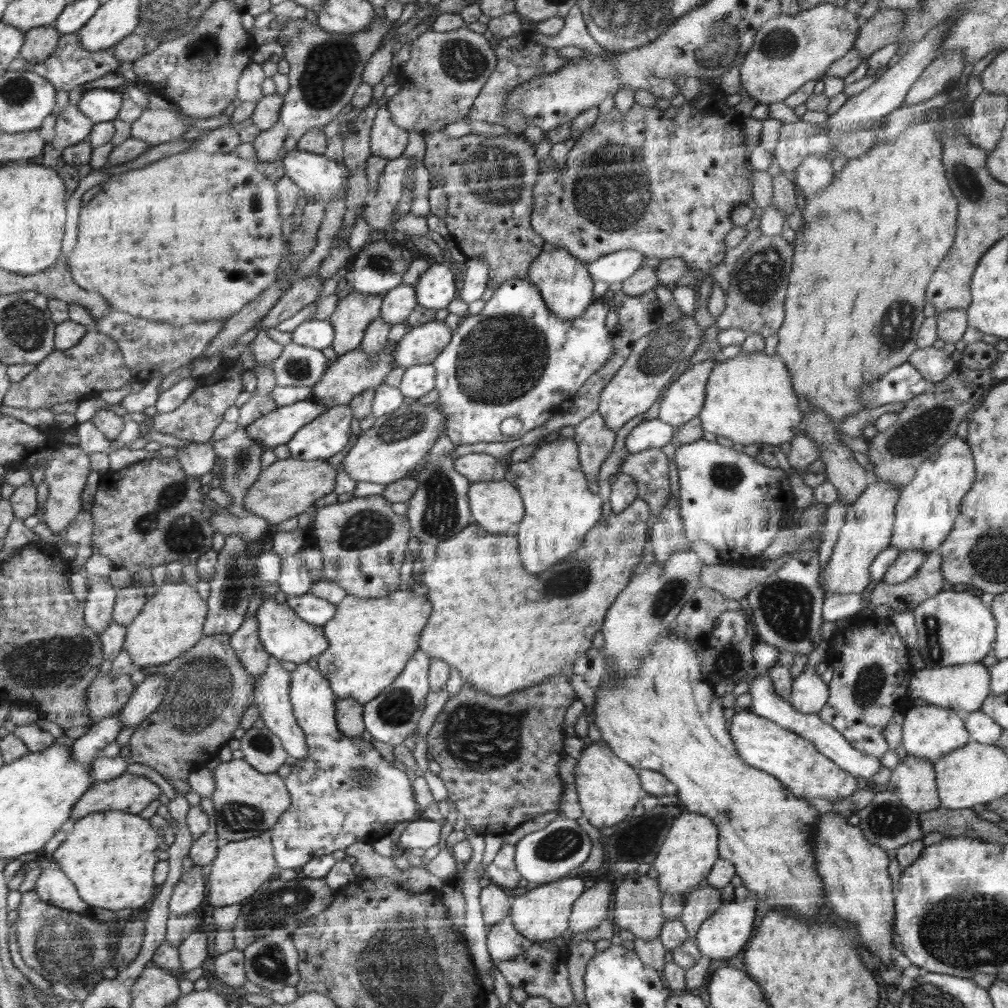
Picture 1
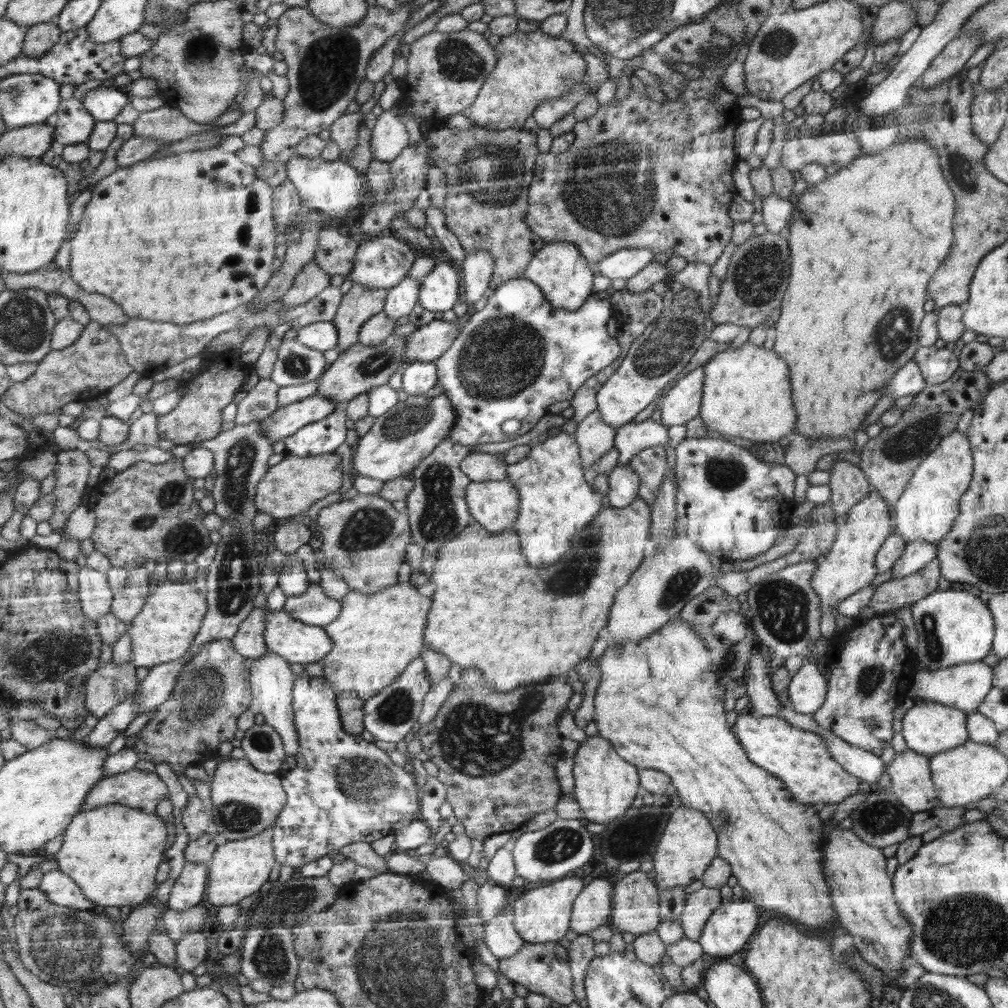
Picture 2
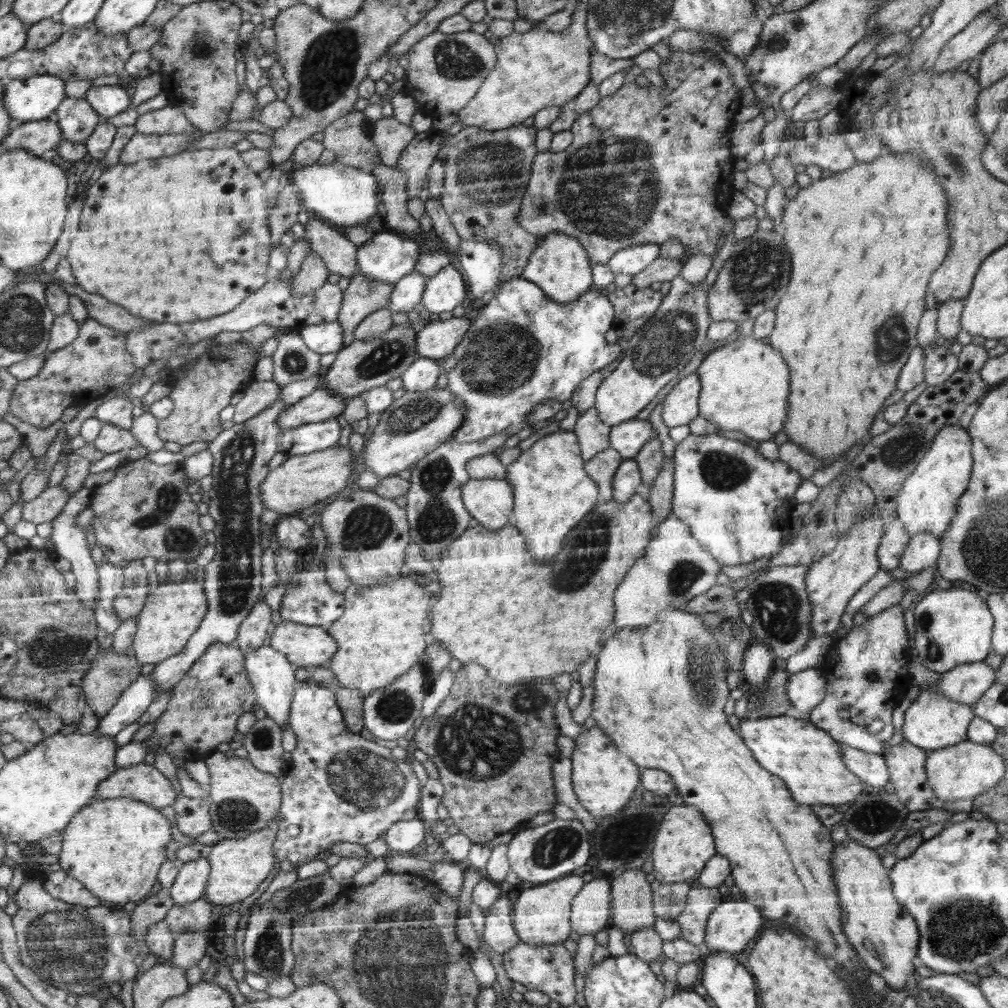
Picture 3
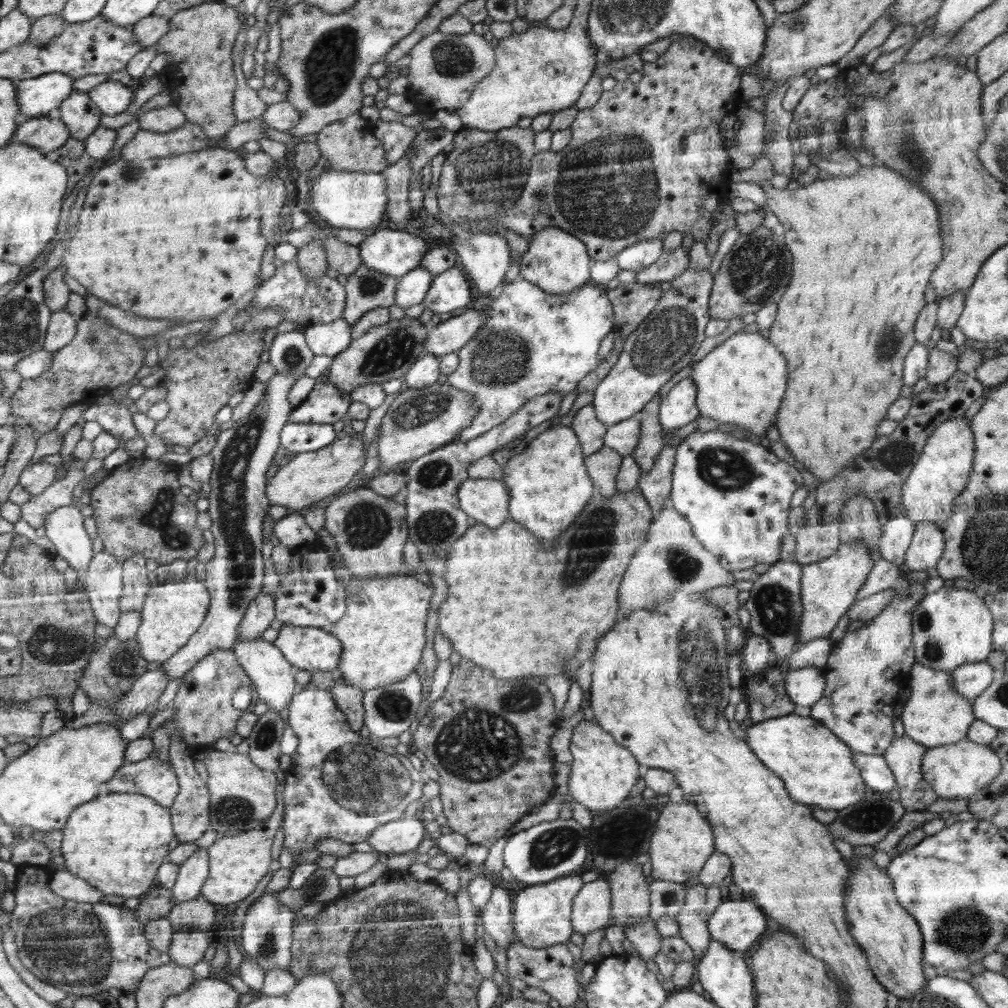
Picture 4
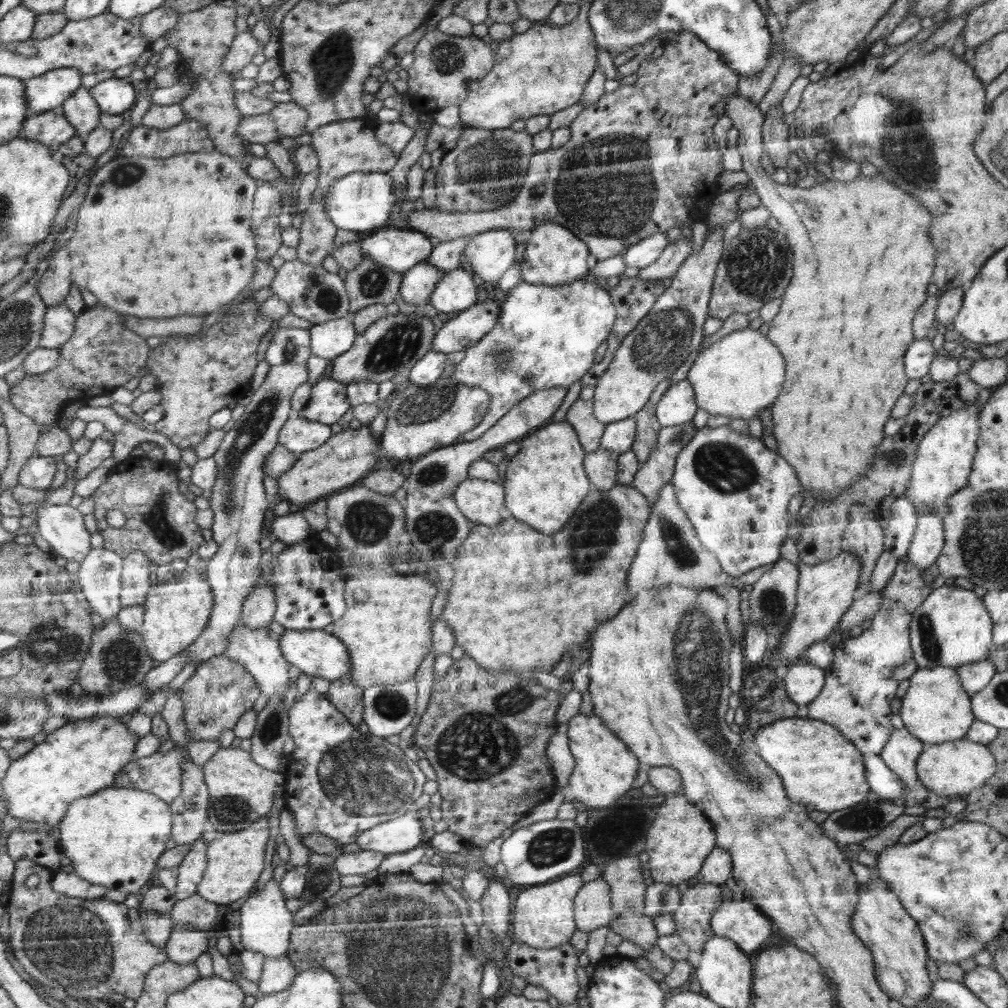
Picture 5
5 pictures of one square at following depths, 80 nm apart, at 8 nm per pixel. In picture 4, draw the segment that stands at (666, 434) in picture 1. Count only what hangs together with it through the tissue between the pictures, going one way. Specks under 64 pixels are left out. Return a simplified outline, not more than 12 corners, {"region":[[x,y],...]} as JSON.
{"region":[[630,417],[610,425],[604,447],[632,455],[639,443],[640,423]]}

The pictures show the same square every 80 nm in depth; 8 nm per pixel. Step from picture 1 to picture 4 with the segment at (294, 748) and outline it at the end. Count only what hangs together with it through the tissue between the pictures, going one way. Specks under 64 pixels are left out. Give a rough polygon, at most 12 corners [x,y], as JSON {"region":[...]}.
{"region":[[237,639],[232,651],[260,700],[280,711],[292,698],[290,661],[270,641]]}

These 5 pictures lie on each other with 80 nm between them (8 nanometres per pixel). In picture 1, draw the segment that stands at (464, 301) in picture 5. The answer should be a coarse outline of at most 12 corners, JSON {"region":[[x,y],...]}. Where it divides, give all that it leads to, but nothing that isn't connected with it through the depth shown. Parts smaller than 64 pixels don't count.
{"region":[[439,262],[414,287],[417,305],[438,311],[456,298],[454,274]]}

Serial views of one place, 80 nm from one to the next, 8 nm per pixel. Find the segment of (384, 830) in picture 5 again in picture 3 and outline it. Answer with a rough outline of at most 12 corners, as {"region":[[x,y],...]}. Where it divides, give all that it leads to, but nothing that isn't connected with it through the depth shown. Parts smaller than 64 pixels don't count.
{"region":[[424,820],[399,821],[381,837],[389,853],[410,854],[429,828]]}

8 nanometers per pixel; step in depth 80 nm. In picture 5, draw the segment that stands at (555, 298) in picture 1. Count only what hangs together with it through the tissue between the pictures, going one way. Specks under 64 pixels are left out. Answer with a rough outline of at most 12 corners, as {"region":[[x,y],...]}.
{"region":[[546,221],[527,232],[521,280],[572,285],[588,270],[586,243]]}

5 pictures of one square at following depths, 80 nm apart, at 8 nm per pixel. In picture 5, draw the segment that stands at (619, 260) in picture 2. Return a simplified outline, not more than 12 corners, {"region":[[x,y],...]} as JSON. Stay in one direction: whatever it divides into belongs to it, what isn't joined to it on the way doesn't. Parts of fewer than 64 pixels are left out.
{"region":[[666,232],[654,233],[622,253],[627,267],[642,270],[670,244]]}

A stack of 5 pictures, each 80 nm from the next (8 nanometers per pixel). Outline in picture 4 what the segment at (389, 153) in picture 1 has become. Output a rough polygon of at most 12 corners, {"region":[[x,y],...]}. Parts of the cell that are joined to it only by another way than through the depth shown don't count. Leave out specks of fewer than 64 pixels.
{"region":[[380,118],[374,134],[390,164],[406,155],[418,131]]}

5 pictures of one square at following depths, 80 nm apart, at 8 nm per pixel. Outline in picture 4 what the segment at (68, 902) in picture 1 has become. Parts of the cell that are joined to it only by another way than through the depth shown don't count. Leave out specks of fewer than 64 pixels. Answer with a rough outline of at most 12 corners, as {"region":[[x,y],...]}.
{"region":[[54,871],[50,890],[85,903],[101,901],[103,892],[70,871]]}

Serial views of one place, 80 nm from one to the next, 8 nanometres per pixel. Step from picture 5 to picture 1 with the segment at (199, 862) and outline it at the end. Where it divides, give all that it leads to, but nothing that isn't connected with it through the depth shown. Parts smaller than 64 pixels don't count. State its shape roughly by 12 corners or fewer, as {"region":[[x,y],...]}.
{"region":[[200,865],[185,872],[168,908],[177,915],[196,910],[204,900]]}

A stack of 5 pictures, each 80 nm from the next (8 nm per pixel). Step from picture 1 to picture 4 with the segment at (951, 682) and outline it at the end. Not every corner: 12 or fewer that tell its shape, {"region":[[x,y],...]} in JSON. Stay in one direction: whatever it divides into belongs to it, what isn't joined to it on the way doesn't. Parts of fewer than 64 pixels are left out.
{"region":[[988,661],[965,663],[953,685],[972,701],[997,677]]}

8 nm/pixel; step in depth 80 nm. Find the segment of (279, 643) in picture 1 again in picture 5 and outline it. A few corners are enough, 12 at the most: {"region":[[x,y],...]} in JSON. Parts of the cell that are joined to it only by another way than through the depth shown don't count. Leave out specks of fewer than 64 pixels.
{"region":[[286,629],[285,657],[308,676],[348,679],[352,659],[327,630]]}

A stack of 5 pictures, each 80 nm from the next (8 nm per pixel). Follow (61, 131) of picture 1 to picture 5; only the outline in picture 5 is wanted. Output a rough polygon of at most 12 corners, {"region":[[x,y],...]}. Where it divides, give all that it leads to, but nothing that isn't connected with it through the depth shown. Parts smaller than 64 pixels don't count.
{"region":[[89,88],[62,104],[78,134],[100,126],[102,110]]}

